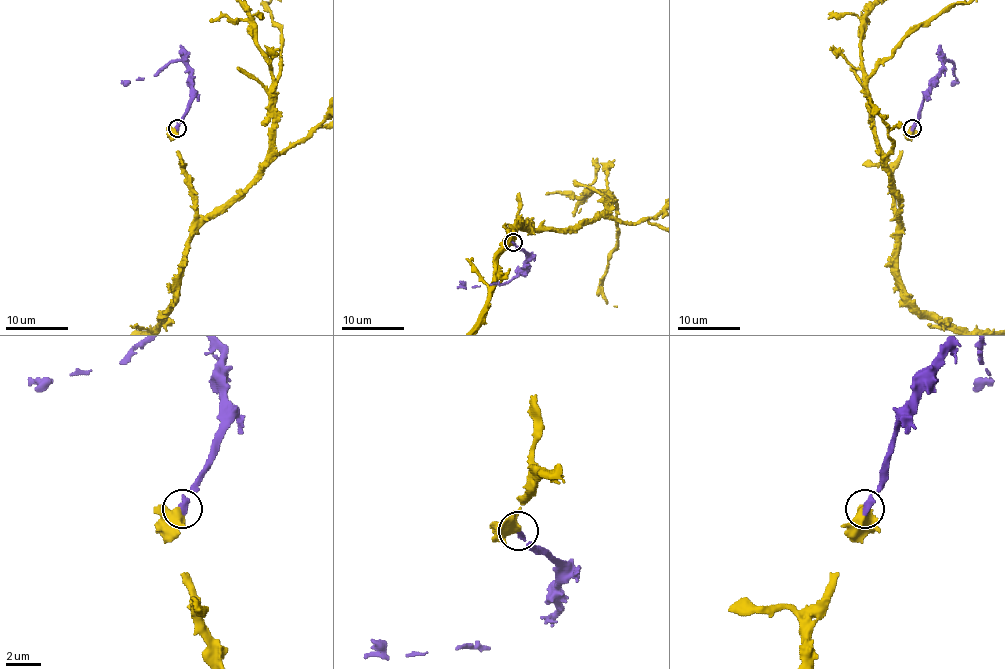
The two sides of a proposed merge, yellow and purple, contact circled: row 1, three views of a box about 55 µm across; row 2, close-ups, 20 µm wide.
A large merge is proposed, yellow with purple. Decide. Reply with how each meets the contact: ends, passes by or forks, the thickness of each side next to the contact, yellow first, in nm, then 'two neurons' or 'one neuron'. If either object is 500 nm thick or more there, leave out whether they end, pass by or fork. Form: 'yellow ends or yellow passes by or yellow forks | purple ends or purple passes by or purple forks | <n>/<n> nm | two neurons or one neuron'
600/340 nm | one neuron

